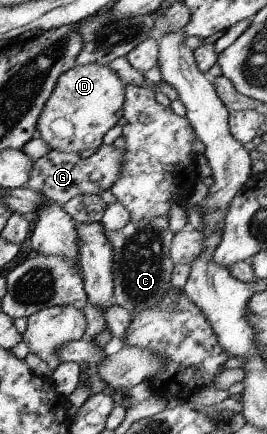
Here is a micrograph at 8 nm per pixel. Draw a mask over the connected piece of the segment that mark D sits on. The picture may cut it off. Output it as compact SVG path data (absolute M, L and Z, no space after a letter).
M87 64L73 66L62 73L39 112L35 127L51 150L79 154L84 149L97 149L103 135L122 116L124 87L107 65Z

